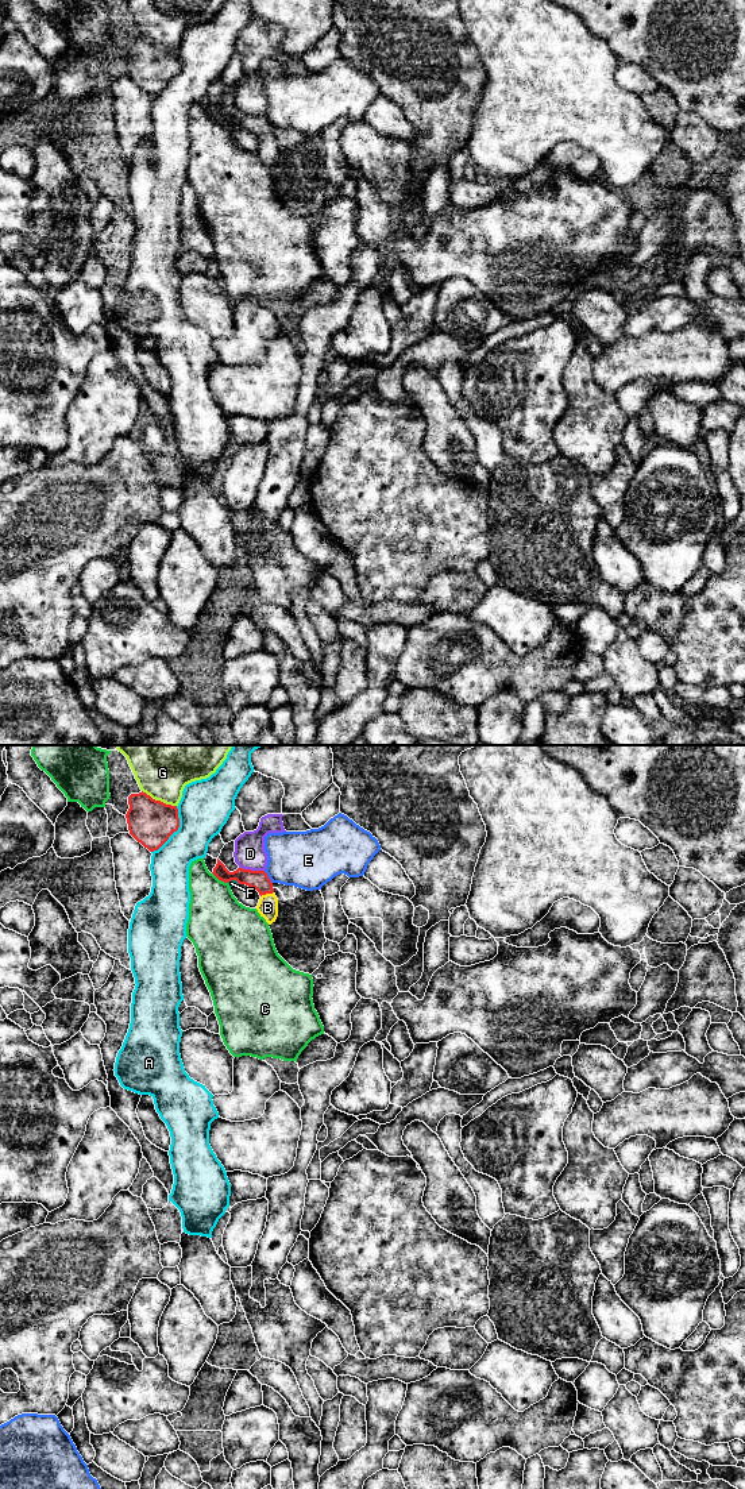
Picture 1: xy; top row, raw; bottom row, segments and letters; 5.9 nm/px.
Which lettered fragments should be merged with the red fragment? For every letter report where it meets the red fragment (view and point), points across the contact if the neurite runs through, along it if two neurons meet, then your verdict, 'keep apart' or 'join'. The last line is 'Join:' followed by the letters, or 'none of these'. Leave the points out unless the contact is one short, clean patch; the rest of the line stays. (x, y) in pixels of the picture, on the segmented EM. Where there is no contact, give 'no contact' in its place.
A: meets red in xy at (176, 830); keep apart
B: meets red in xy at (266, 892); runs through xy (259, 880), (266, 892), (267, 907); join
C: meets red in xy at (220, 879); keep apart
D: meets red in xy at (250, 870); keep apart
E: meets red in xy at (267, 878); border along xy (263, 871), (271, 883); keep apart
F: meets red in xy at (234, 879); keep apart
G: meets red in xy at (159, 801); keep apart
Join: B

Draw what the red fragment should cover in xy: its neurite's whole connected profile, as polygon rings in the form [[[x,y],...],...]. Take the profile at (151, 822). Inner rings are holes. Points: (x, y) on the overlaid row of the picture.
[[[143,791],[131,794],[128,805],[130,834],[150,852],[158,850],[180,828],[177,806],[155,801]]]

